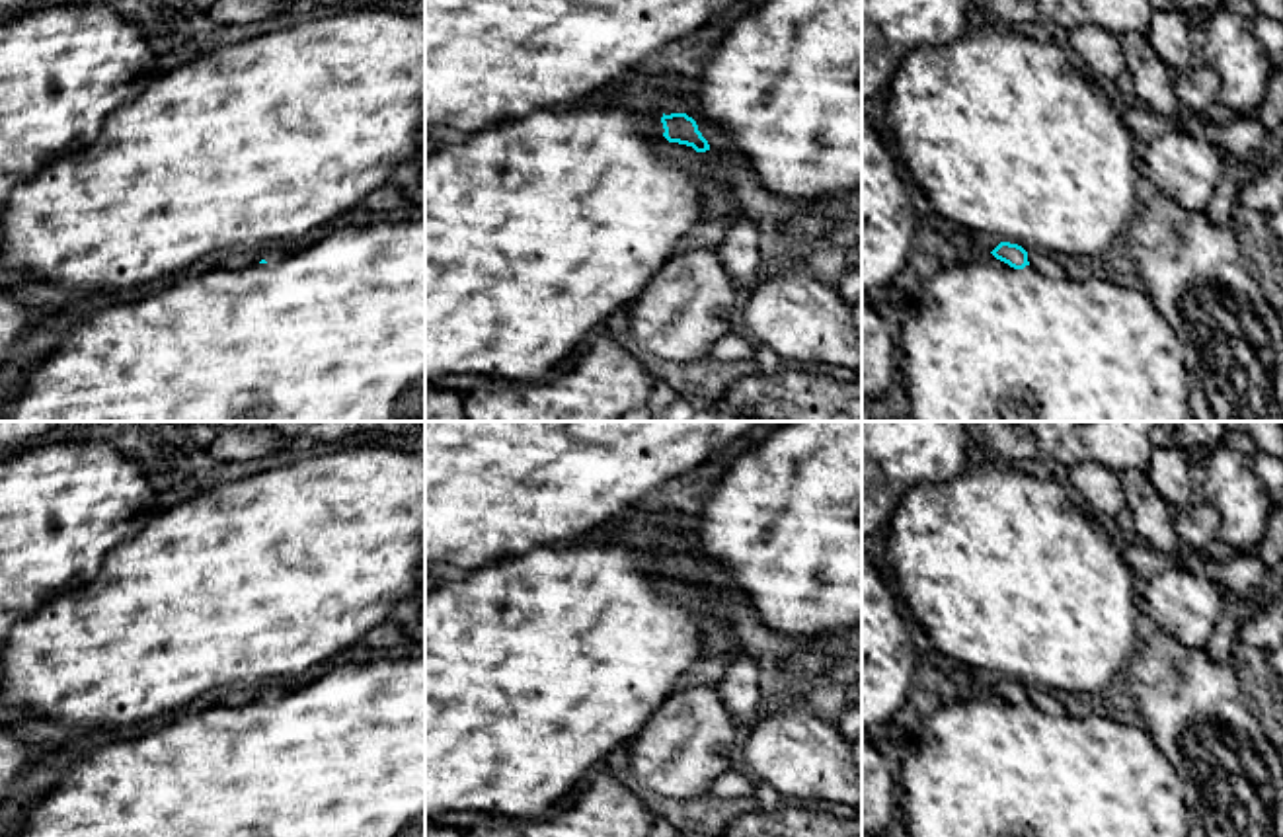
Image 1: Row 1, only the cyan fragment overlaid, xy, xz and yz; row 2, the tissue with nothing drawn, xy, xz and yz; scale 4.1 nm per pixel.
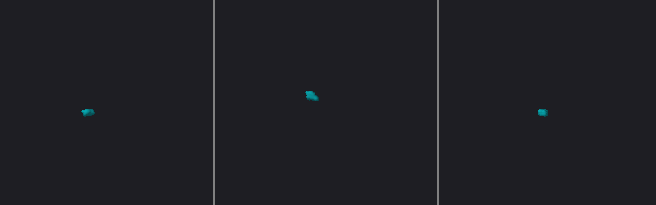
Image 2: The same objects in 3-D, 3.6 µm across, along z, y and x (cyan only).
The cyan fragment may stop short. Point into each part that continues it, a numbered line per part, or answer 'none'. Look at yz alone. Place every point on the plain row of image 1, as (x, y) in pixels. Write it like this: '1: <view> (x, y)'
1: yz (1048, 701)

